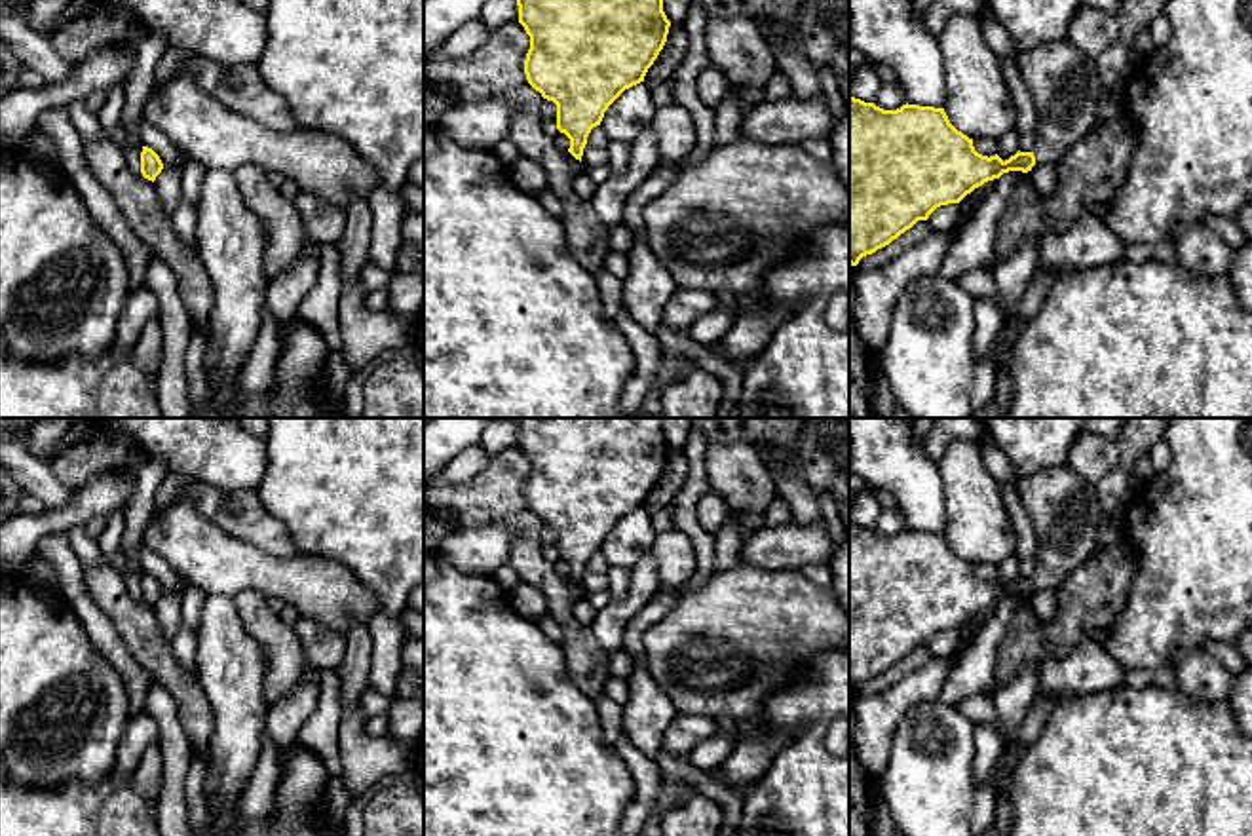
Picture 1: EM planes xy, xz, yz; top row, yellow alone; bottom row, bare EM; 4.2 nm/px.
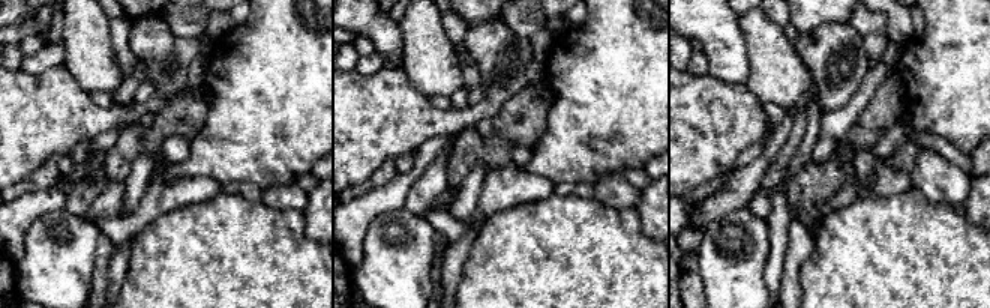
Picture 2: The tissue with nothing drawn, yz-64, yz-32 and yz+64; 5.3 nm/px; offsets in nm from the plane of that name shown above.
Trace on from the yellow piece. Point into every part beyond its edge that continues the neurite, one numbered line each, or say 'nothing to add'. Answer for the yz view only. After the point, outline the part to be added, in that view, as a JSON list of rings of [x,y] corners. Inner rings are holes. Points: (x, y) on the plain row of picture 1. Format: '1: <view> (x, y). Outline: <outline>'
1: yz (1064, 510). Outline: [[[1066,464],[1018,477],[1015,488],[1035,530],[1035,589],[1056,589],[1094,553],[1104,519],[1096,486]]]

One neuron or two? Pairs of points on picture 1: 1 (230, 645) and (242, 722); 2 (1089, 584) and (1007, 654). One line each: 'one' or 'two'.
1: one
2: one

